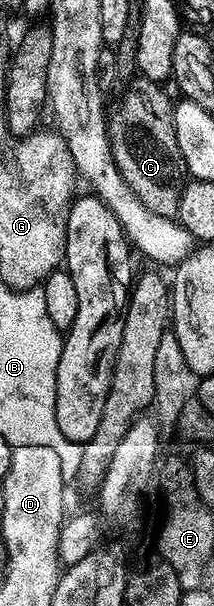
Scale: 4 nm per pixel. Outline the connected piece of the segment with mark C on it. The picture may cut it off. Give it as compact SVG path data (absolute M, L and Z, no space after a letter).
M135 78L135 81L123 92L123 97L115 104L115 109L107 112L107 137L111 143L111 153L119 172L125 178L127 185L137 194L137 198L149 210L162 216L178 217L179 191L183 189L187 167L181 158L181 146L177 146L177 130L173 126L175 104L165 98L158 83L153 80Z

